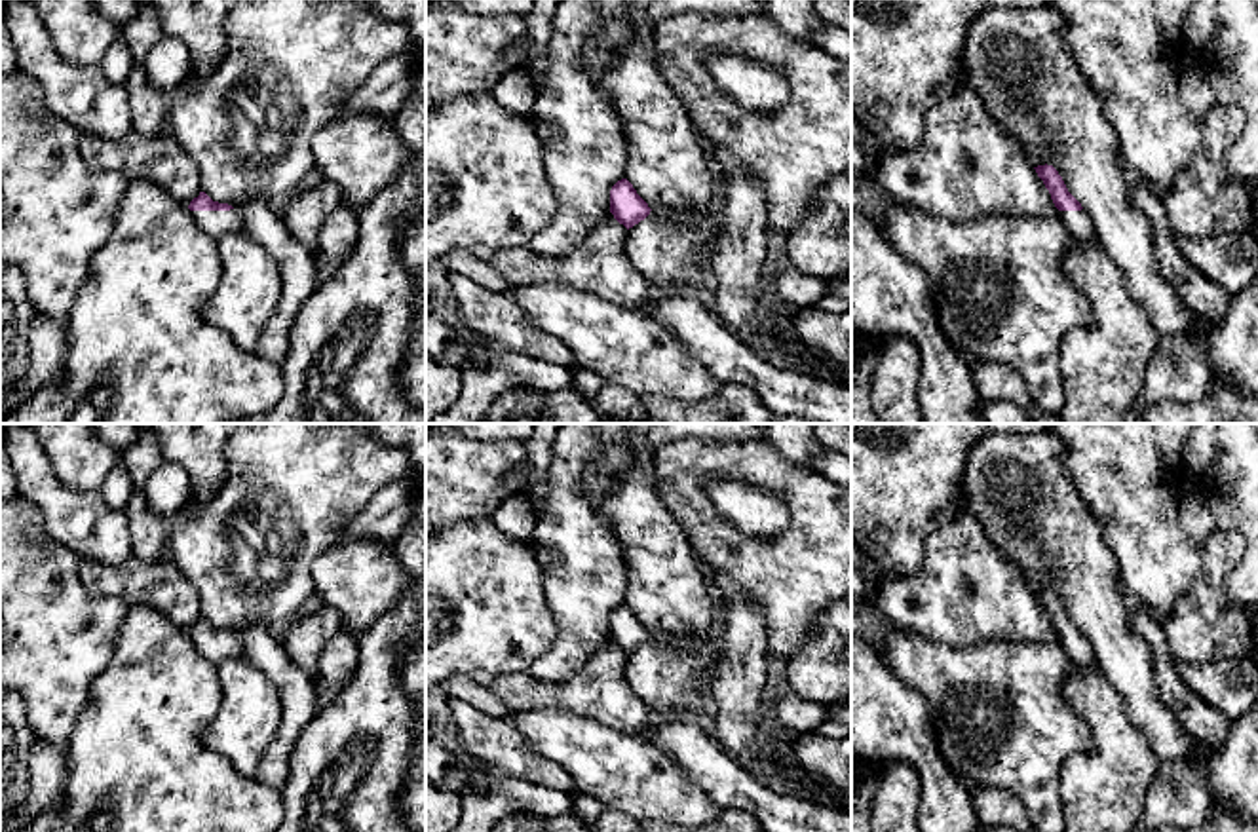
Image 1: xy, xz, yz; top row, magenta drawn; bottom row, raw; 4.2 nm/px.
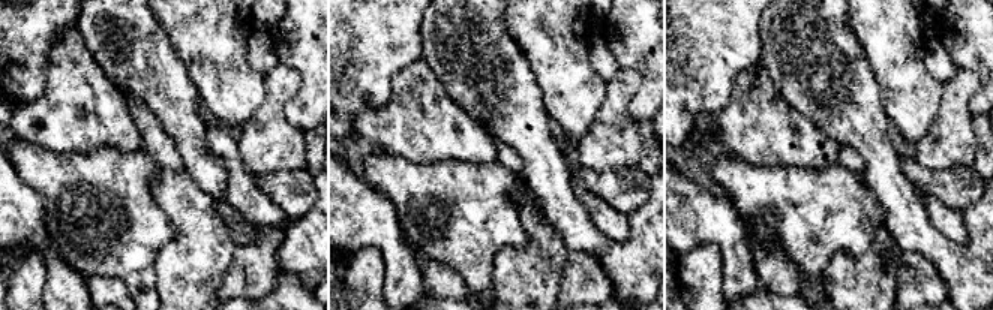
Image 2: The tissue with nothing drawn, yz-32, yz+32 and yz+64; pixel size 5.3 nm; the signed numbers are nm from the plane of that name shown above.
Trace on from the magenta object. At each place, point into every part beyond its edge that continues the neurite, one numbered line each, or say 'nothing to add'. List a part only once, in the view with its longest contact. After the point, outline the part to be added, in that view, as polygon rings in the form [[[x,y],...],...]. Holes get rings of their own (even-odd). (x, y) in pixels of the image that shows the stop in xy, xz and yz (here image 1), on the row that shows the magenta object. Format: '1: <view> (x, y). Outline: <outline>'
1: xy (215, 223). Outline: [[[198,211],[198,226],[219,239],[222,234],[238,232],[243,226],[243,217],[239,211]]]

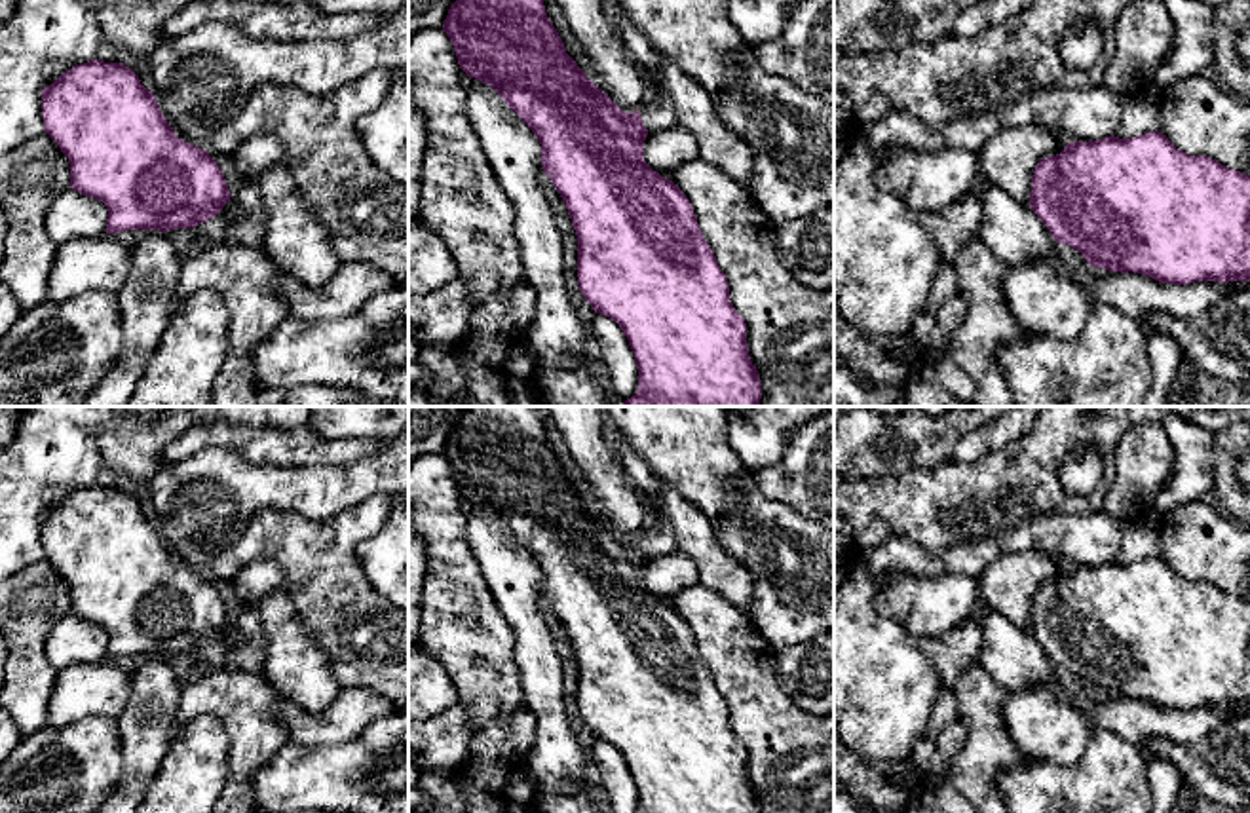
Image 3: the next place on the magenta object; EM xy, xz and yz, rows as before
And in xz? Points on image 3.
1: xz (658, 113). Outline: [[[650,89],[640,106],[642,123],[648,131],[671,129],[676,125],[672,101],[659,89]]]

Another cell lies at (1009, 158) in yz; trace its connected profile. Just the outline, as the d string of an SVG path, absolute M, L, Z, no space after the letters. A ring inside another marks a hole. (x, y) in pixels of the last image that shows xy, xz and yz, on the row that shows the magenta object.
M1035 123L1003 129L976 152L980 173L1007 190L1016 201L1030 205L1035 165L1066 148L1060 137Z

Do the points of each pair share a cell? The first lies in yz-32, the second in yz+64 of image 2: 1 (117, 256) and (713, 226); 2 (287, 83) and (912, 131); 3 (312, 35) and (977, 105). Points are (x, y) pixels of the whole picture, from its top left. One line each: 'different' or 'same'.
1: different
2: different
3: same

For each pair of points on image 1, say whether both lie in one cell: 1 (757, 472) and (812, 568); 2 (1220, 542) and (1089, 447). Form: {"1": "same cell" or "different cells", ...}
{"1": "same cell", "2": "different cells"}

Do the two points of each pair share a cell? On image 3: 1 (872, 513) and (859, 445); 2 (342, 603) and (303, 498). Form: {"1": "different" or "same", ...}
{"1": "different", "2": "different"}

